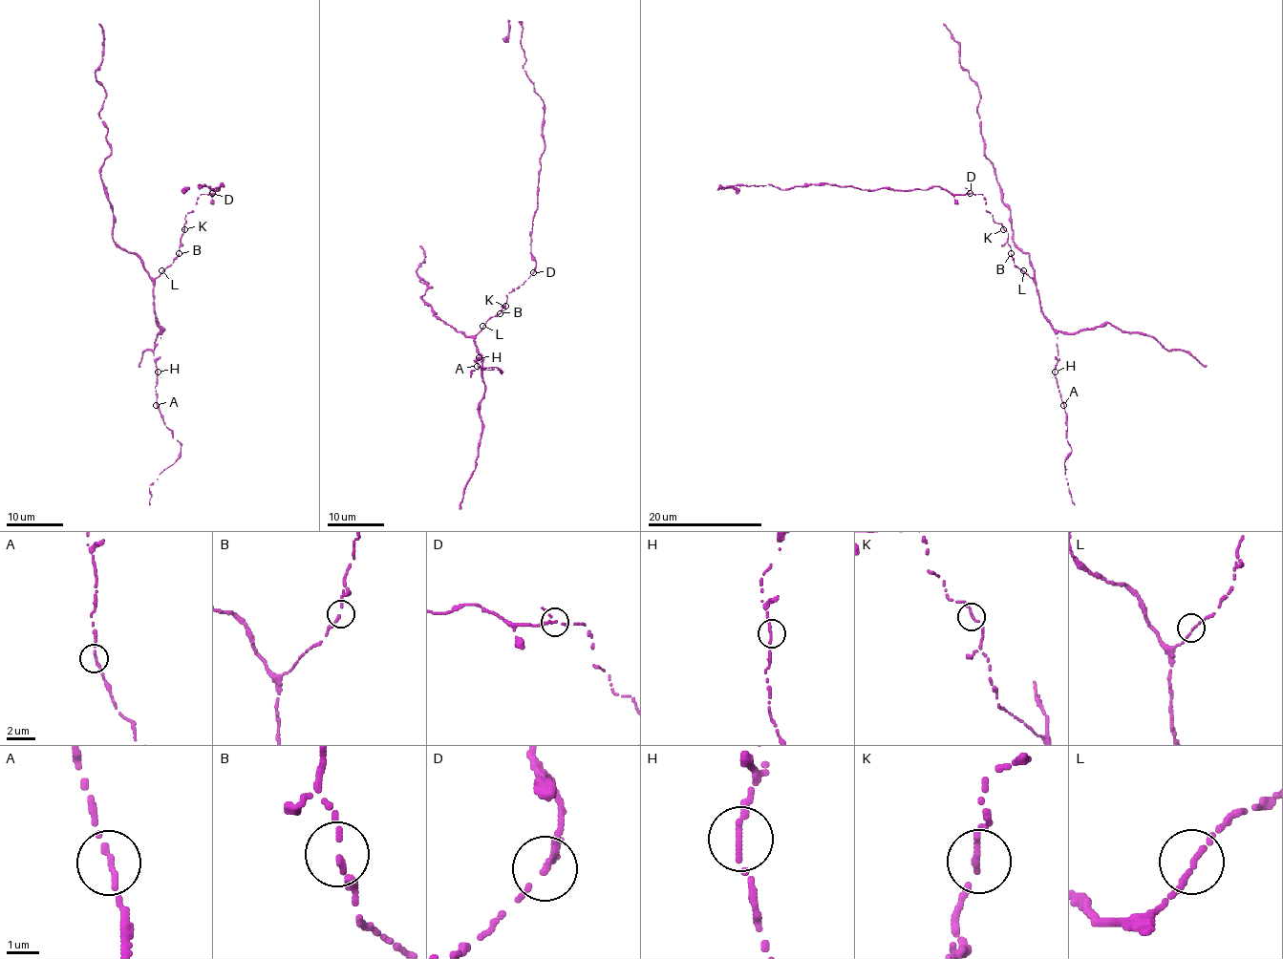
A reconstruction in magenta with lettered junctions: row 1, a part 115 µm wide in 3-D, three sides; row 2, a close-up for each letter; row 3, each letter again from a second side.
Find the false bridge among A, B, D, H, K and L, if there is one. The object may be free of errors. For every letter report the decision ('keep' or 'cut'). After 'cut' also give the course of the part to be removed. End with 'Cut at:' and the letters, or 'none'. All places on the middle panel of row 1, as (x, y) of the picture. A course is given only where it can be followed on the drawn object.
A: keep
B: keep
D: cut; course (532, 273), (531, 233), (544, 150), (544, 102), (523, 68), (518, 21), (508, 22), (504, 42)
H: keep
K: keep
L: keep
Cut at: D

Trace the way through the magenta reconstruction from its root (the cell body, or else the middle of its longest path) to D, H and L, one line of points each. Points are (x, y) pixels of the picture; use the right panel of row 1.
D: (1008, 235), (1003, 226), (994, 222), (986, 211), (982, 194), (971, 194)
H: (1008, 235), (1015, 265), (1034, 279), (1040, 312), (1058, 333), (1055, 372)
L: (1008, 235), (1012, 259), (1023, 270)

